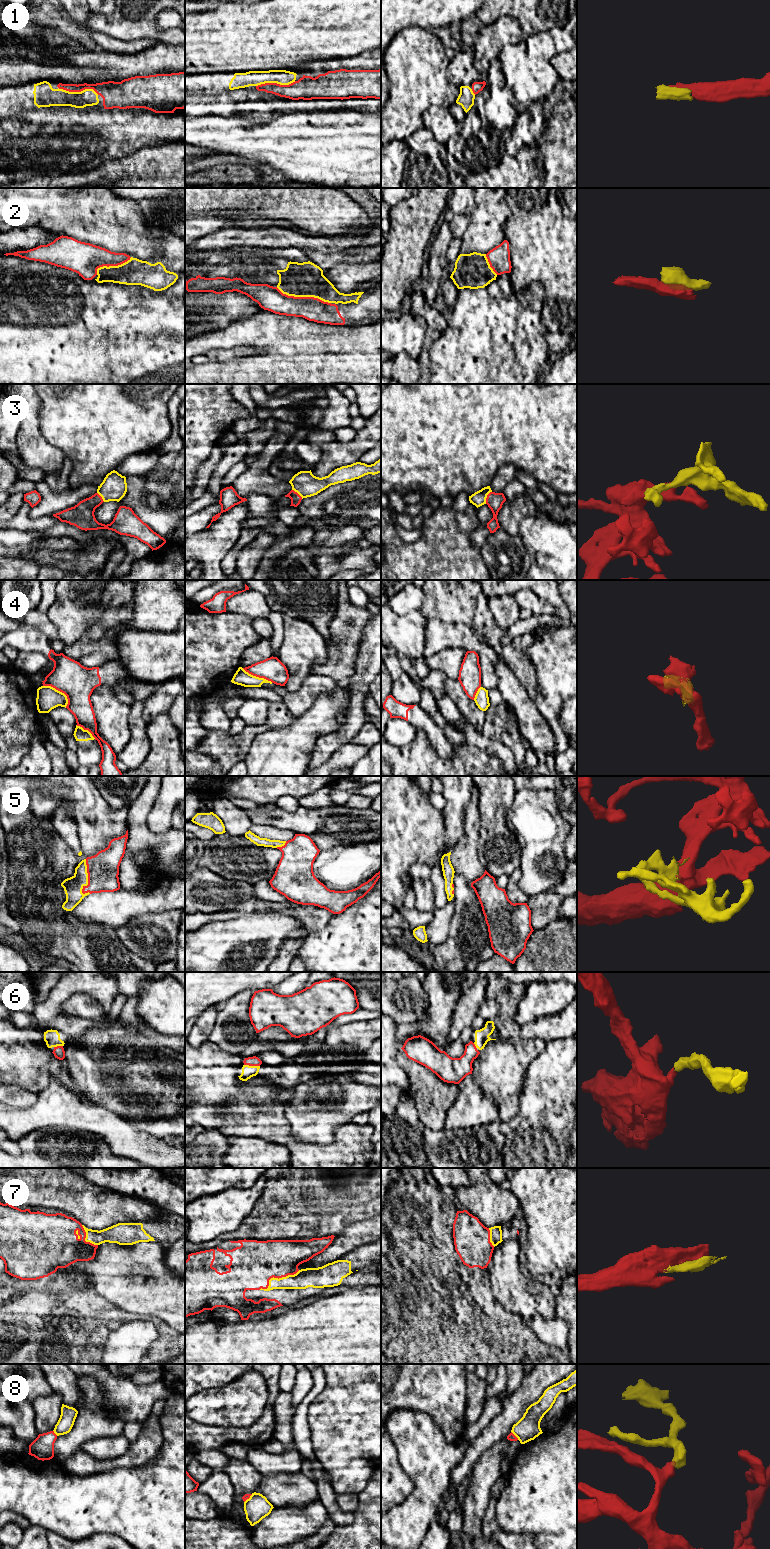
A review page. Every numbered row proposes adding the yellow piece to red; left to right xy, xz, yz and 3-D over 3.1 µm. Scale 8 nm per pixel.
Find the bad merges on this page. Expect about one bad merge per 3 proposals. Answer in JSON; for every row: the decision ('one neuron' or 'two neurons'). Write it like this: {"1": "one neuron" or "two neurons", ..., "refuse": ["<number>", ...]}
{"1": "one neuron", "2": "one neuron", "3": "one neuron", "4": "one neuron", "5": "one neuron", "6": "one neuron", "7": "one neuron", "8": "two neurons", "refuse": ["8"]}

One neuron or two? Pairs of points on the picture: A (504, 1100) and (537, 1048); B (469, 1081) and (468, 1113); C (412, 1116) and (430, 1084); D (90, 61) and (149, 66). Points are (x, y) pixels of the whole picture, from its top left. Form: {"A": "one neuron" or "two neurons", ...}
{"A": "one neuron", "B": "one neuron", "C": "two neurons", "D": "one neuron"}

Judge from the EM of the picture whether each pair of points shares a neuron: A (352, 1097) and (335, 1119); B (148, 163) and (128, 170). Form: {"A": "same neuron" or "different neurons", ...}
{"A": "same neuron", "B": "same neuron"}

